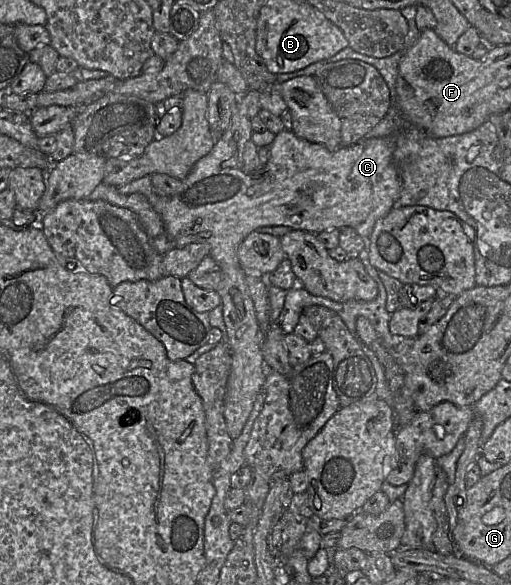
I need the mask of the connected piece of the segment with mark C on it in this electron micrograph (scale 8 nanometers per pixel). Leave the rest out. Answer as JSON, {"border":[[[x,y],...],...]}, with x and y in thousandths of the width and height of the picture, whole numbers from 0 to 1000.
{"border":[[[464,162],[464,188],[454,198],[448,217],[431,234],[423,234],[415,256],[387,274],[356,308],[350,328],[337,335],[311,335],[299,325],[295,299],[229,320],[237,332],[272,330],[288,338],[297,356],[315,371],[339,424],[356,424],[374,415],[407,417],[409,438],[432,460],[434,479],[423,497],[432,509],[444,590],[454,615],[438,679],[436,709],[446,744],[454,752],[472,742],[503,675],[513,670],[523,639],[511,602],[513,568],[481,487],[481,465],[464,439],[472,414],[491,397],[524,386],[560,386],[613,400],[687,388],[720,412],[736,379],[769,356],[787,321],[781,291],[769,270],[773,232],[708,238],[695,246],[644,258],[630,246],[605,243],[581,234],[573,222],[556,221],[538,231],[538,238],[526,250],[528,270],[521,284],[495,297],[481,297],[476,292],[477,251],[491,238],[495,222],[491,205],[466,191],[470,166]]]}

